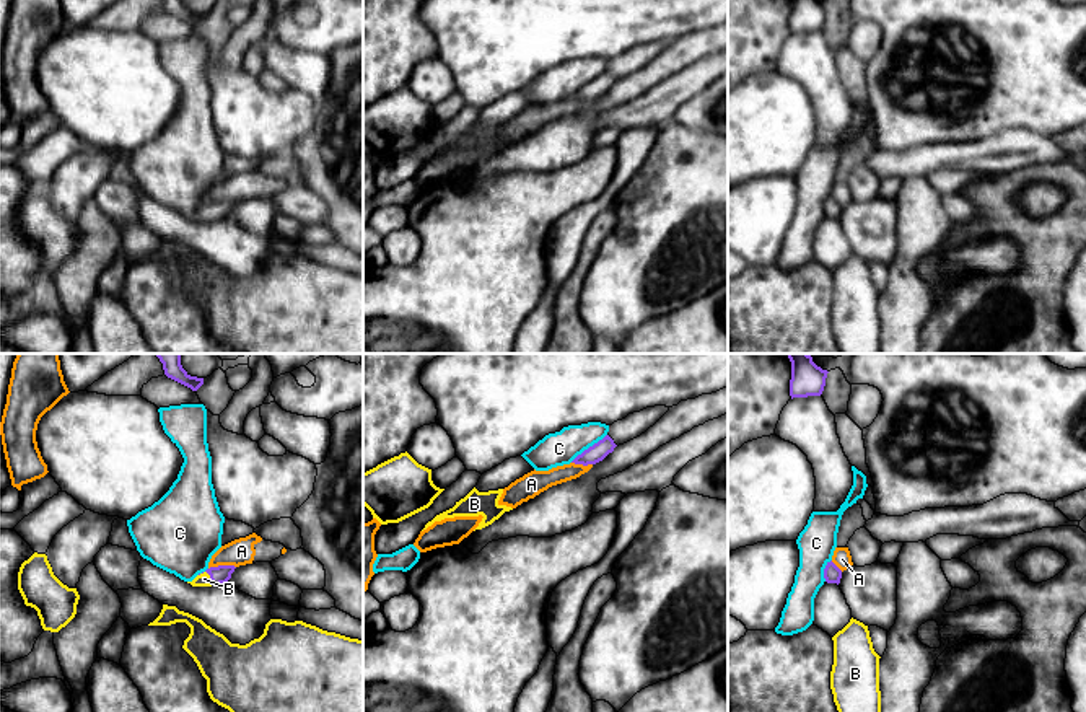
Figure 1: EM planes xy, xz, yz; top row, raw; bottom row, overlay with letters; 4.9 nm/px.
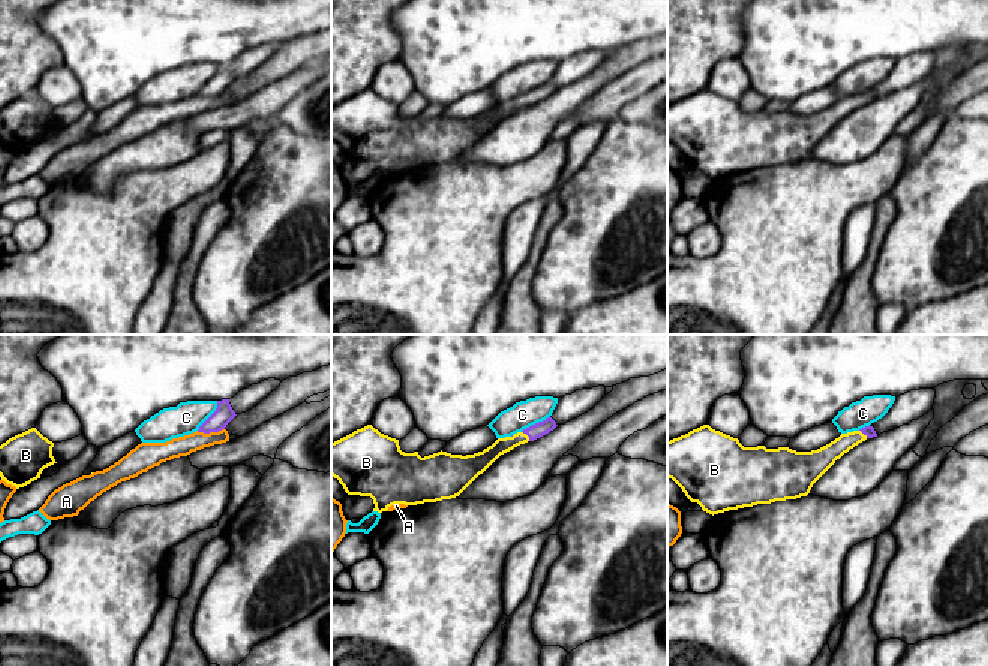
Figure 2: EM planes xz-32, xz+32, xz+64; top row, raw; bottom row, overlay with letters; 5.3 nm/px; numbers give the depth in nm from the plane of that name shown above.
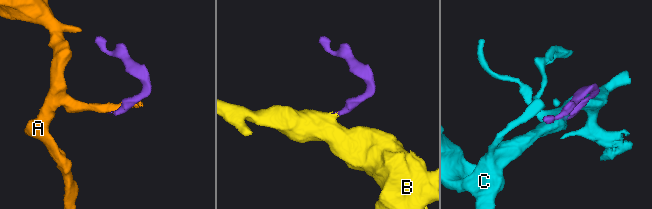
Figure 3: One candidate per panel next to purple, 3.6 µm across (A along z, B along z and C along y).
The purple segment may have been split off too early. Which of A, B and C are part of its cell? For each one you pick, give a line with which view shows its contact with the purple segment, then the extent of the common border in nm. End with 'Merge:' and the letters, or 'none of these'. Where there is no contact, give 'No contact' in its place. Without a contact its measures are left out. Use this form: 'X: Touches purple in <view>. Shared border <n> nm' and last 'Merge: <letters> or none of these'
B: Touches purple in xy. Shared border 90 nm
Merge: B

